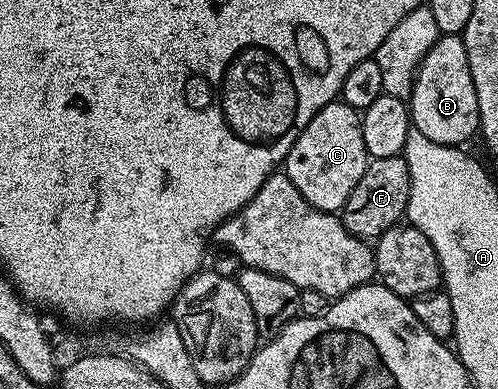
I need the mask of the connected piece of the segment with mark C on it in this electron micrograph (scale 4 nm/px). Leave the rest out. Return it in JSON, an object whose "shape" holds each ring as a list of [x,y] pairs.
{"shape":[[[337,98],[317,110],[313,122],[309,122],[309,126],[301,130],[297,142],[293,142],[285,161],[285,171],[309,206],[322,212],[338,213],[345,206],[353,186],[361,182],[361,174],[365,174],[369,163],[365,138],[361,134],[362,125],[360,109]]]}

